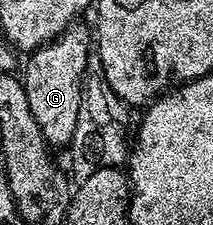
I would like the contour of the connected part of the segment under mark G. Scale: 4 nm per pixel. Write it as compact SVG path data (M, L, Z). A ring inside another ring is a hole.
M75 23L65 29L55 41L50 41L41 49L33 50L29 54L30 62L26 65L26 74L21 74L22 86L28 95L28 107L32 107L32 115L44 135L46 144L51 147L69 146L73 139L76 117L79 114L82 77L92 54L91 46L86 46L89 41L91 44L91 30L89 33L82 23Z

